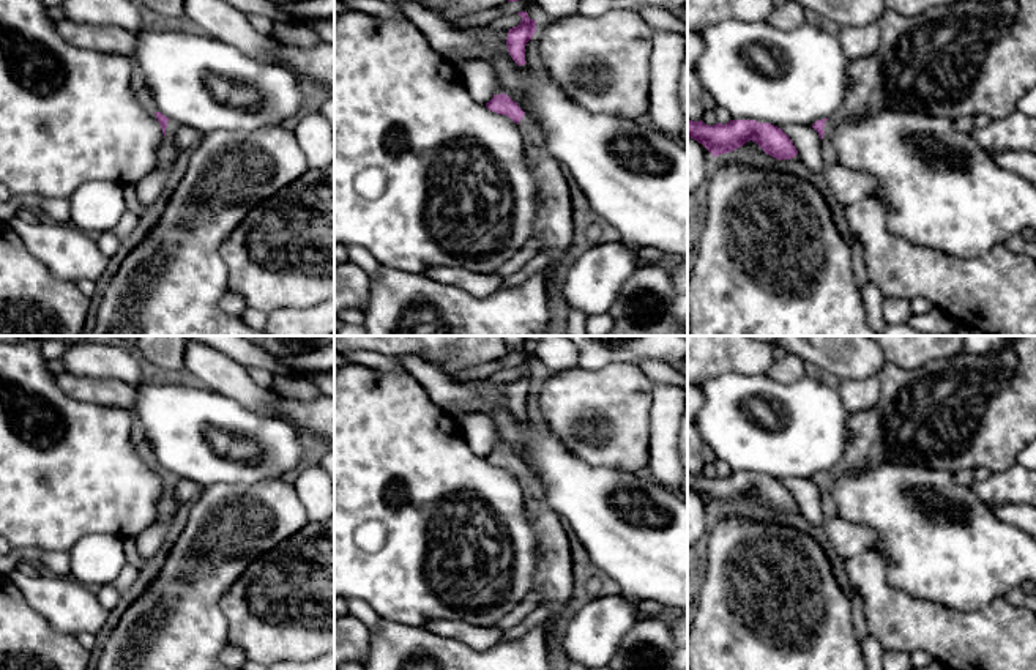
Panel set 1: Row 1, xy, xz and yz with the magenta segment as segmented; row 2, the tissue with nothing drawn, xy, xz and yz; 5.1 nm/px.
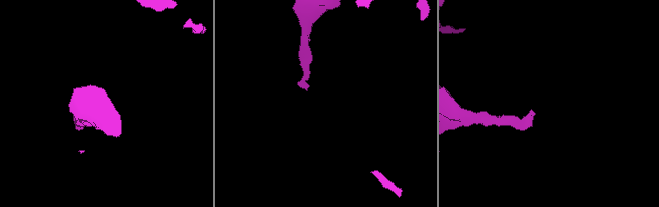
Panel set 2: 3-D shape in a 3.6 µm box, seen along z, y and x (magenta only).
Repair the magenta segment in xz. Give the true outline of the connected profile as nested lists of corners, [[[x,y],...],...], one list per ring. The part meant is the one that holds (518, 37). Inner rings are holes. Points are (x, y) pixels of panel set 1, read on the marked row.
[[[517,13],[522,20],[517,27],[509,28],[506,46],[511,58],[519,65],[525,65],[525,46],[533,38],[536,32],[536,20],[528,17],[528,13]]]

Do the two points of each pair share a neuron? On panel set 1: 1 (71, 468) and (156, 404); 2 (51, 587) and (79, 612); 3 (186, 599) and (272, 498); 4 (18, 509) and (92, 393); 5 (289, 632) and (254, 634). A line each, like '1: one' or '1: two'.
1: two
2: one
3: one
4: two
5: one

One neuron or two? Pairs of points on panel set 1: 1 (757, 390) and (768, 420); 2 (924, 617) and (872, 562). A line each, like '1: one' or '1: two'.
1: one
2: one

